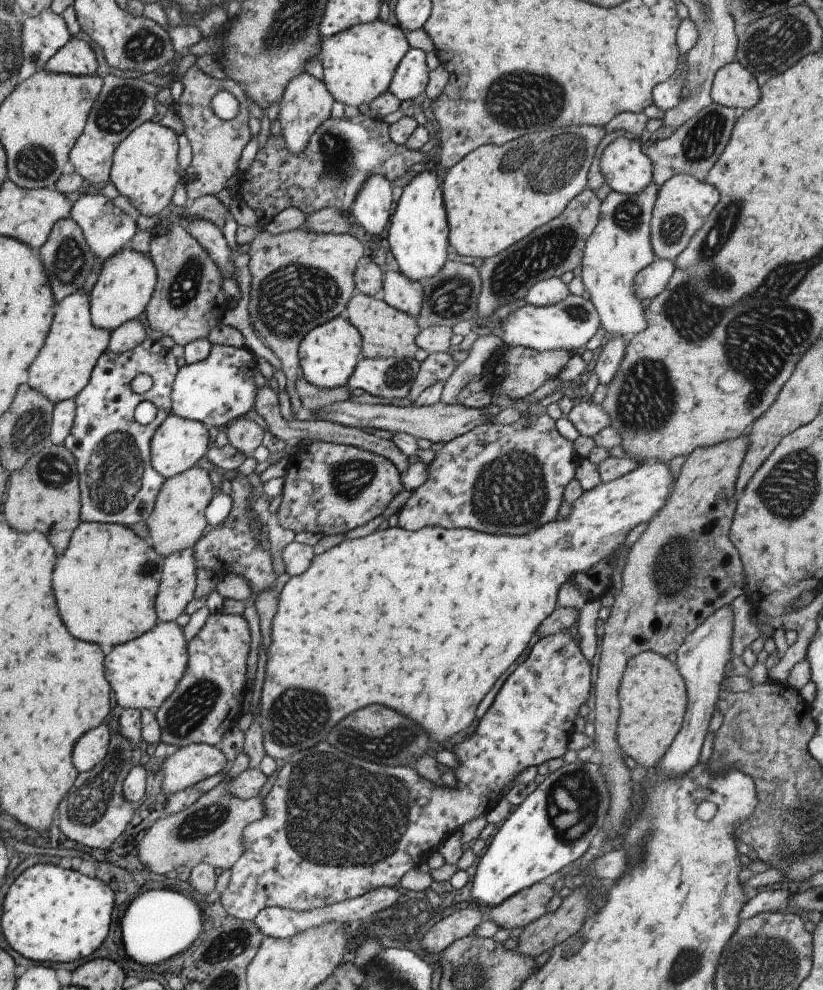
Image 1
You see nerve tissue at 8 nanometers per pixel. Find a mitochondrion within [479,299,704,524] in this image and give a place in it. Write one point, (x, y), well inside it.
(645, 401)

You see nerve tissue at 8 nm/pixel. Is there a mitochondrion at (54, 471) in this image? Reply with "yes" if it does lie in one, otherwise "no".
yes

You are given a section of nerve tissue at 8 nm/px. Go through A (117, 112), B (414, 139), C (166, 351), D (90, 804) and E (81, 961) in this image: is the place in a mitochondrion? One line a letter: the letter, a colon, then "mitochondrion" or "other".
A: mitochondrion
B: other
C: other
D: mitochondrion
E: other

